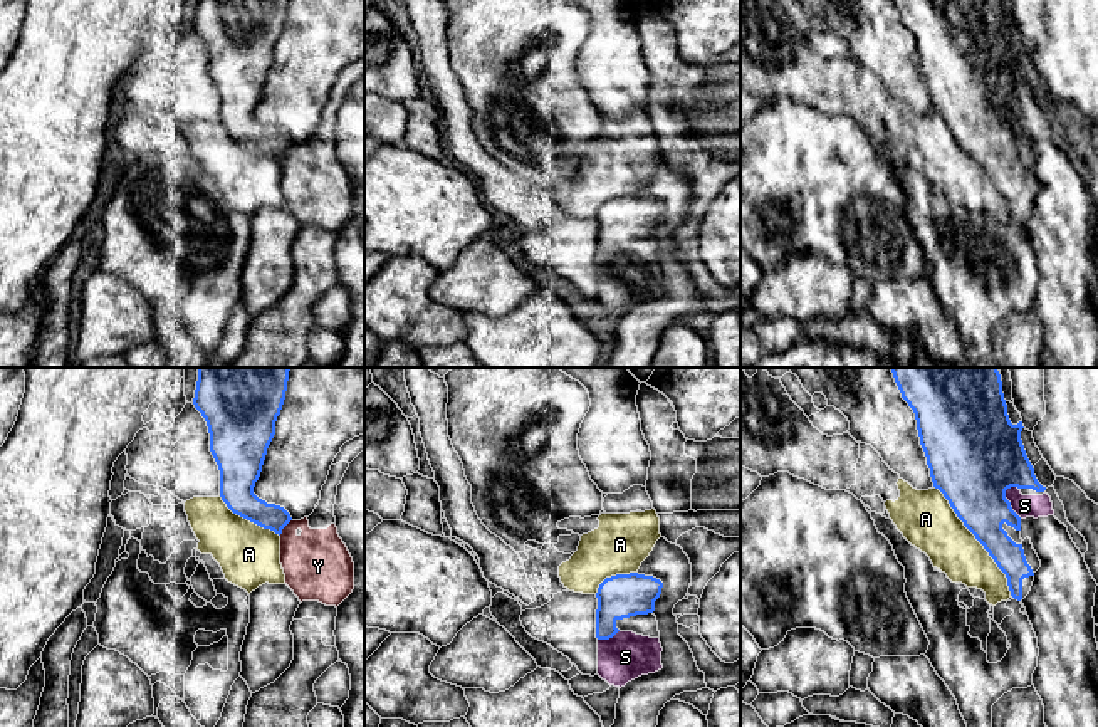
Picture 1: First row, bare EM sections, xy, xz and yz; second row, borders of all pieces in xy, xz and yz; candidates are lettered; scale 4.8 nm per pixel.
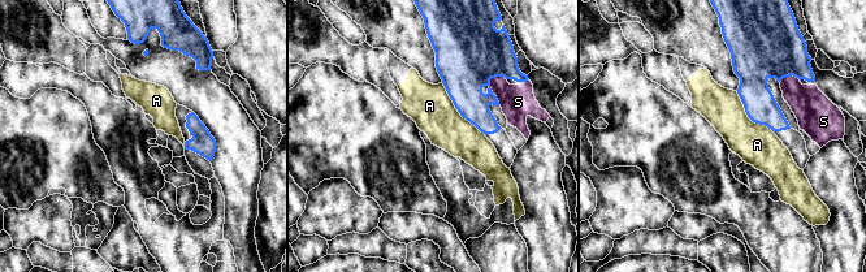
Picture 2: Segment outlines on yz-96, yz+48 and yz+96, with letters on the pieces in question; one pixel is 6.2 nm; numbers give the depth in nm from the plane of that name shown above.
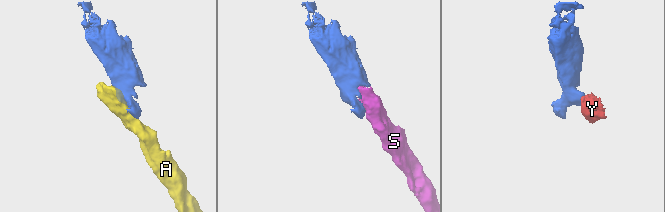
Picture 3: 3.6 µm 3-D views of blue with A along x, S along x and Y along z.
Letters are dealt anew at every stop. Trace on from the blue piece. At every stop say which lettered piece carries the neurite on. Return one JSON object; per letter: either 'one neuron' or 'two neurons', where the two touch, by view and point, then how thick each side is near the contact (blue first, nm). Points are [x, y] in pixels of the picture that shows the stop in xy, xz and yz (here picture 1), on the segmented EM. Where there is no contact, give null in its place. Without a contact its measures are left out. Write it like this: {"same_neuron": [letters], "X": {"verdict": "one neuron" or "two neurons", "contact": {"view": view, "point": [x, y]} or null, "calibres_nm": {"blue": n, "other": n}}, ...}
{"same_neuron": ["S"], "A": {"verdict": "two neurons", "contact": {"view": "yz", "point": [977, 539]}, "calibres_nm": {"blue": 280, "other": 260}}, "S": {"verdict": "one neuron", "contact": {"view": "yz", "point": [1009, 502]}, "calibres_nm": {"blue": 400, "other": 110}}, "Y": {"verdict": "two neurons", "contact": {"view": "xy", "point": [284, 526]}, "calibres_nm": {"blue": 140, "other": 320}}}

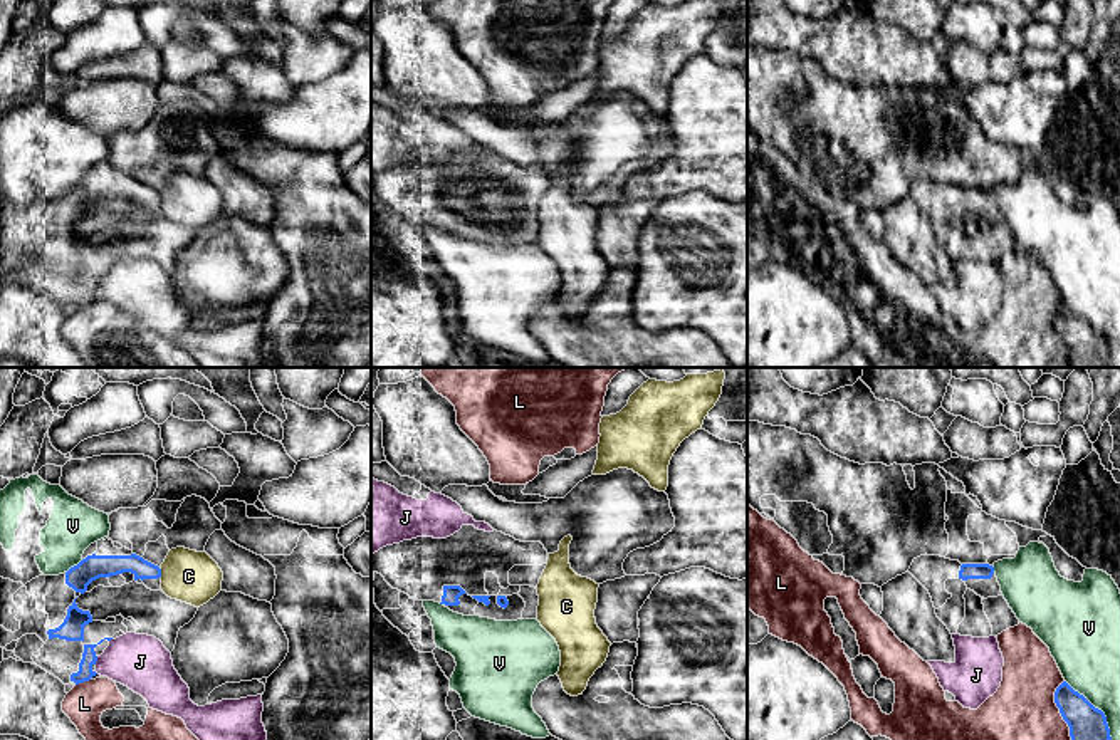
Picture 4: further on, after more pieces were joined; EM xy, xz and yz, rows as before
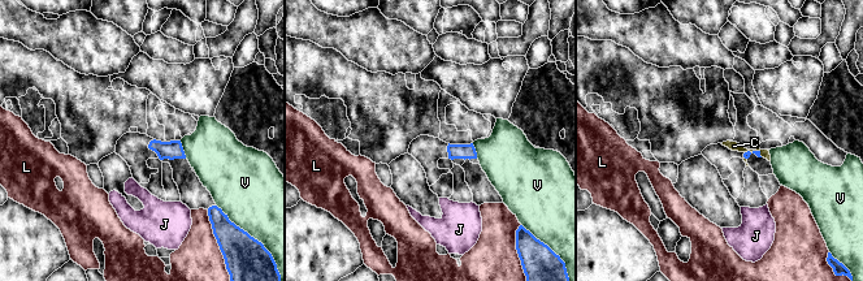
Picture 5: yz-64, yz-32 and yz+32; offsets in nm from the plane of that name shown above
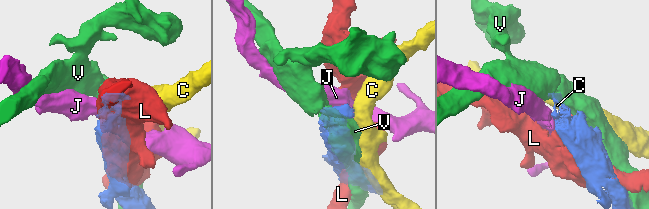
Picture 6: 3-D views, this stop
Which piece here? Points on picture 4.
{"same_neuron": [], "C": {"verdict": "two neurons", "contact": {"view": "xy", "point": [160, 573]}, "calibres_nm": {"blue": 100, "other": 260}}, "J": {"verdict": "two neurons", "contact": {"view": "xy", "point": [96, 660]}, "calibres_nm": {"blue": 70, "other": 260}}, "L": {"verdict": "two neurons", "contact": {"view": "yz", "point": [1060, 710]}, "calibres_nm": {"blue": 170, "other": 300}}, "V": {"verdict": "two neurons", "contact": {"view": "yz", "point": [1097, 708]}, "calibres_nm": {"blue": 170, "other": 300}}}

